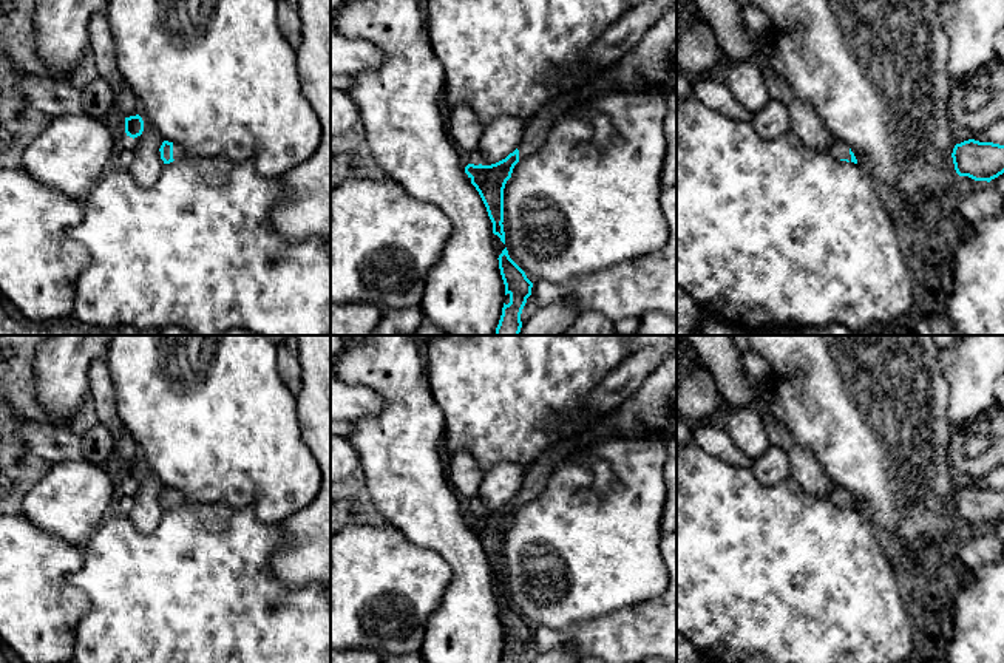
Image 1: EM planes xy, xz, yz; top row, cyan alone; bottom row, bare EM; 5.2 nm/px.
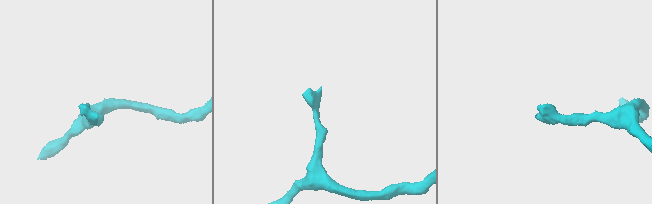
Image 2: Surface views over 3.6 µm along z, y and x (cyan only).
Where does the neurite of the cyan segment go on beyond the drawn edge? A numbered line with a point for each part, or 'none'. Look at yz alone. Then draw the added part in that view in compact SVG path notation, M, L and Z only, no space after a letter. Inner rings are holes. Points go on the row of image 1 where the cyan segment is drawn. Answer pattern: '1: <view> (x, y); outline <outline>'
1: yz (839, 150); outline M837 139L833 142L829 155L836 159L848 159L851 162L850 147Z

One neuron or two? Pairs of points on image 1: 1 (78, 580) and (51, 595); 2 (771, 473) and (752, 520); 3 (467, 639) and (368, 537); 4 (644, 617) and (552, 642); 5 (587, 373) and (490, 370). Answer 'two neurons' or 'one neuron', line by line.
1: two neurons
2: two neurons
3: two neurons
4: one neuron
5: one neuron

